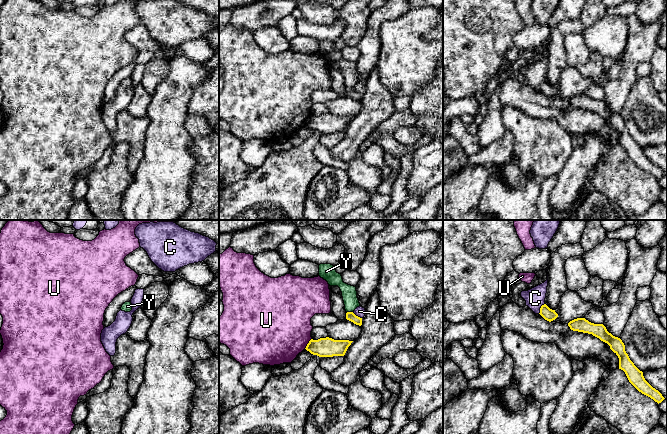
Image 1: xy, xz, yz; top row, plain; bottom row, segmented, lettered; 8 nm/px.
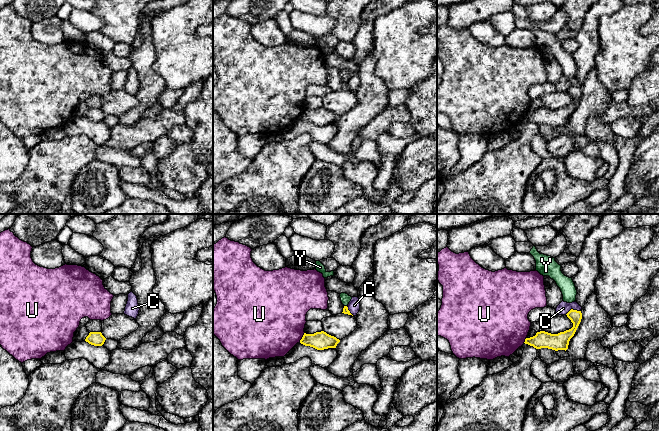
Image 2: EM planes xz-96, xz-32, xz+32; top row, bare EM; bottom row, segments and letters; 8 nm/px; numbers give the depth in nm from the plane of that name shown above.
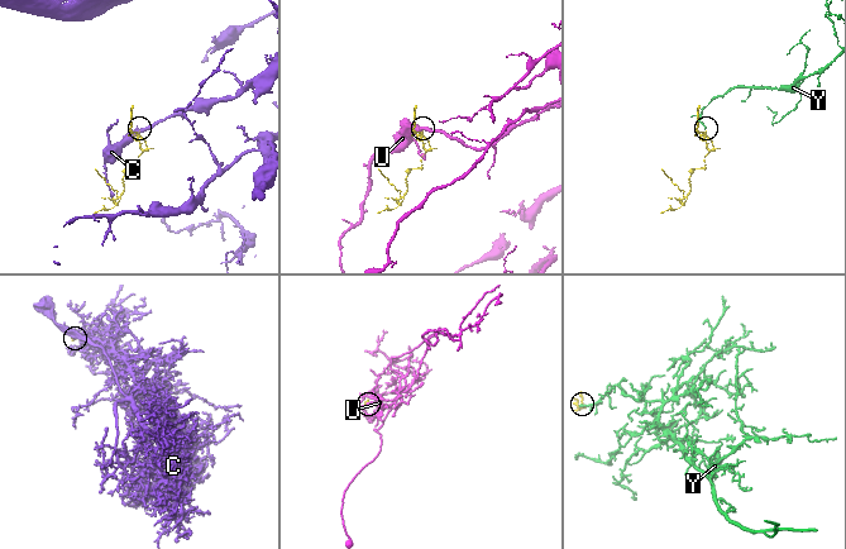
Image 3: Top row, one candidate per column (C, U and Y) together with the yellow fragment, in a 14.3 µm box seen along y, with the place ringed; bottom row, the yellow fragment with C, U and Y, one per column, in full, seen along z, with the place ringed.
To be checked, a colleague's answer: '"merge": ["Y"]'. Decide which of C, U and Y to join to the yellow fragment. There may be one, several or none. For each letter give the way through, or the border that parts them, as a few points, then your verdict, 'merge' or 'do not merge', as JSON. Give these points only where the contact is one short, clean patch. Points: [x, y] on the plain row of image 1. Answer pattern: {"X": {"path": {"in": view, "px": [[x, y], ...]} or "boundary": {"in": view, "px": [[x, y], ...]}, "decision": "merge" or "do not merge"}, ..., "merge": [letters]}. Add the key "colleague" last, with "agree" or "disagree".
{"C": {"decision": "do not merge"}, "U": {"boundary": {"in": "xz", "px": [[311, 114], [304, 124]]}, "decision": "do not merge"}, "Y": {"path": {"in": "xz", "px": [[350, 92], [350, 88], [349, 69]]}, "decision": "merge"}, "merge": ["Y"], "colleague": "agree"}

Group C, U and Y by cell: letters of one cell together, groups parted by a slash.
C / U / Y

